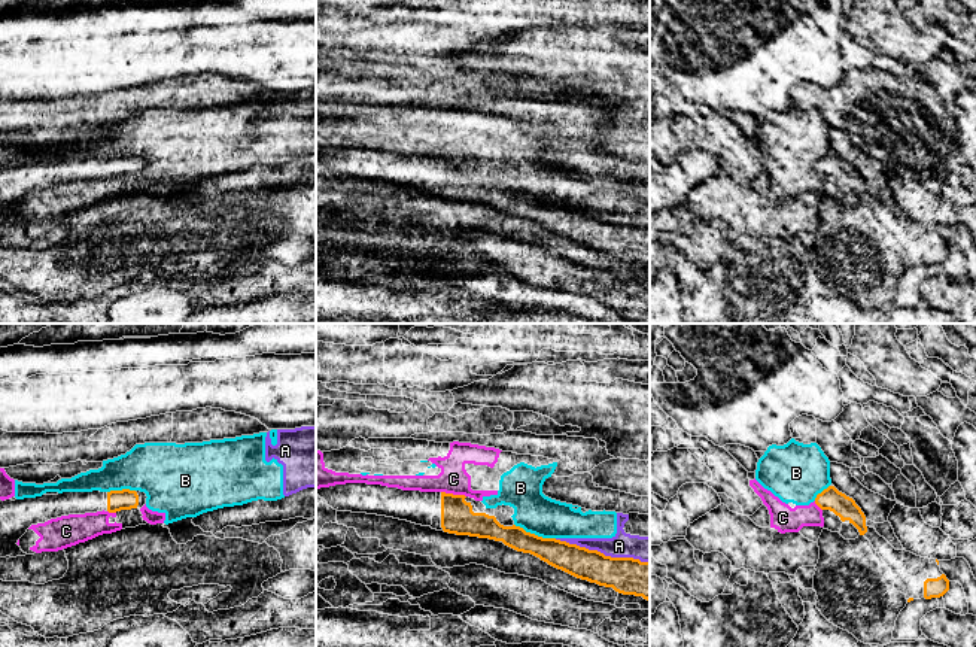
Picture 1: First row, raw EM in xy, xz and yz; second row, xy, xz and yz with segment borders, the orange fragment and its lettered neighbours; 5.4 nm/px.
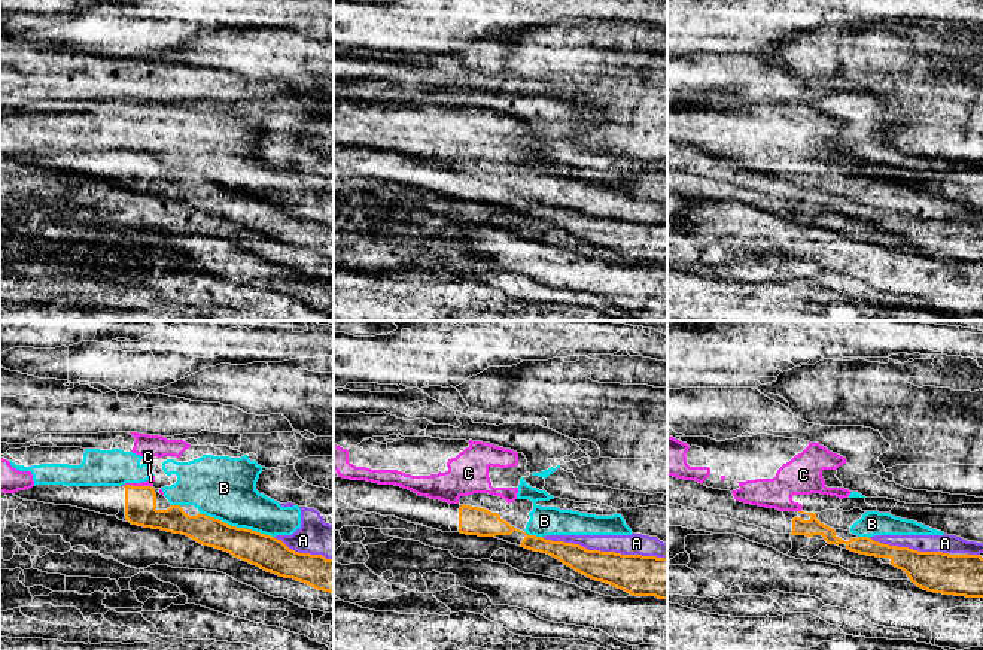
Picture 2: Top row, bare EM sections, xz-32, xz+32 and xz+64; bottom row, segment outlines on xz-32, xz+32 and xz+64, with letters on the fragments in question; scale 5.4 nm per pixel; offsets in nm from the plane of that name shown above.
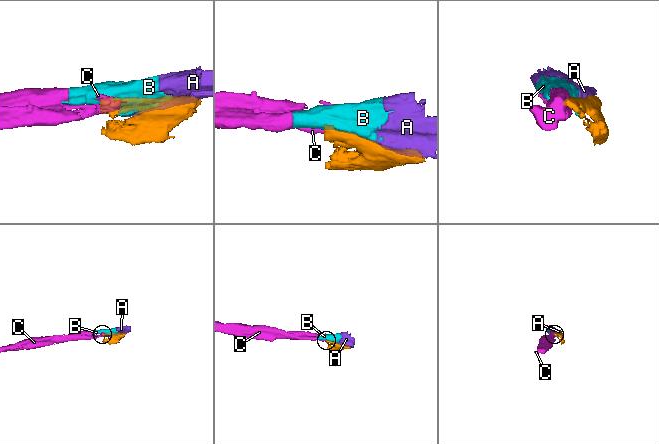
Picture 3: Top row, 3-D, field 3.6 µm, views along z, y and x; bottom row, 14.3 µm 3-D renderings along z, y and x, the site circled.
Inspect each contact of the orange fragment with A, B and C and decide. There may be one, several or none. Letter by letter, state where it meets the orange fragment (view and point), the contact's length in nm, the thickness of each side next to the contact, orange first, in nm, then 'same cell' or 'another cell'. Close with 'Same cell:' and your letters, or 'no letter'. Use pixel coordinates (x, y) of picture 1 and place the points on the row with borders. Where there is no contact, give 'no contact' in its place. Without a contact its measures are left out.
A: contact xz (602, 553); length 550 nm; calibres 200 and 140 nm; another cell
B: contact xz (534, 534); length 240 nm; calibres 160 and 220 nm; another cell
C: contact xz (452, 494); length 140 nm; calibres 180 and 160 nm; another cell
Same cell: no letter

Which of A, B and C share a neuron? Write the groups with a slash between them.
A B C

